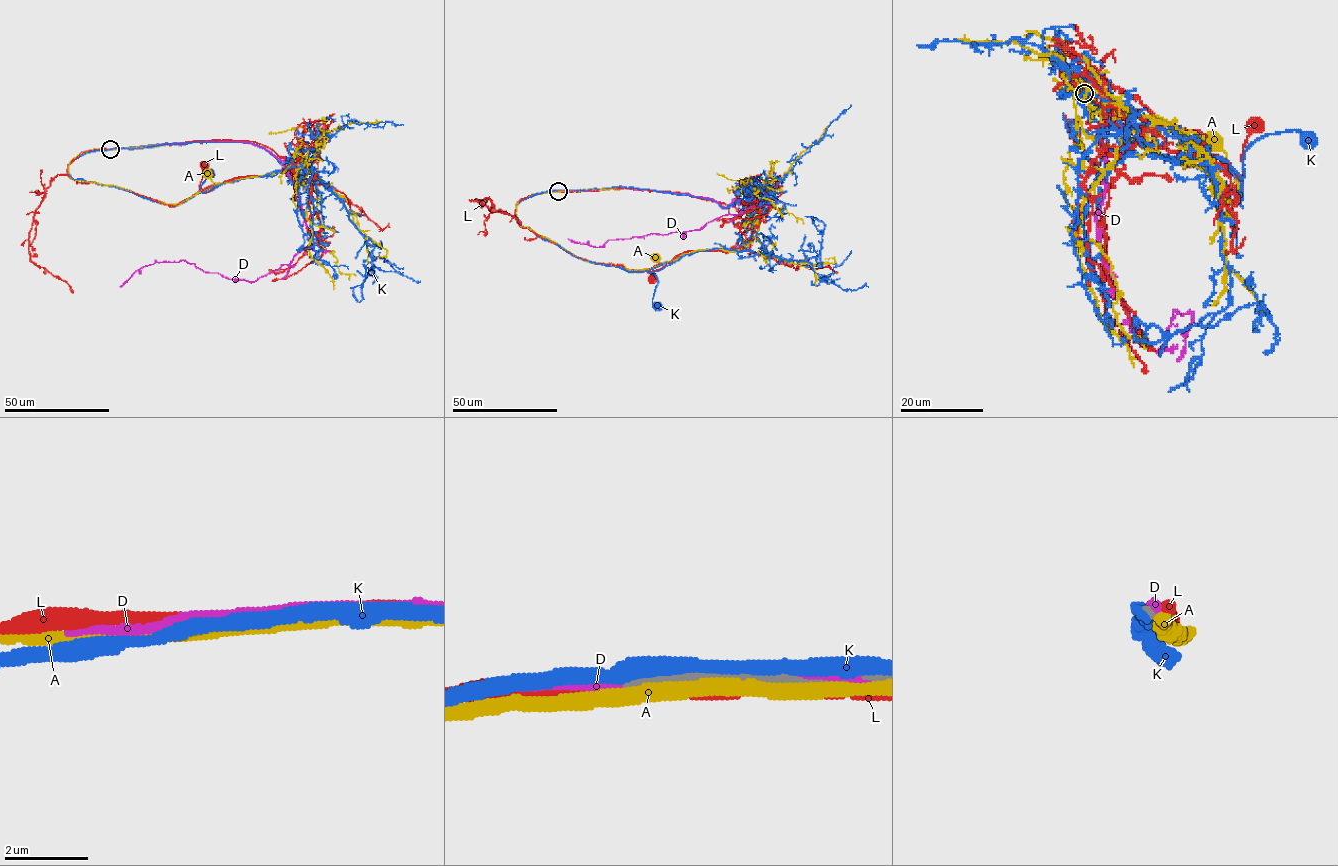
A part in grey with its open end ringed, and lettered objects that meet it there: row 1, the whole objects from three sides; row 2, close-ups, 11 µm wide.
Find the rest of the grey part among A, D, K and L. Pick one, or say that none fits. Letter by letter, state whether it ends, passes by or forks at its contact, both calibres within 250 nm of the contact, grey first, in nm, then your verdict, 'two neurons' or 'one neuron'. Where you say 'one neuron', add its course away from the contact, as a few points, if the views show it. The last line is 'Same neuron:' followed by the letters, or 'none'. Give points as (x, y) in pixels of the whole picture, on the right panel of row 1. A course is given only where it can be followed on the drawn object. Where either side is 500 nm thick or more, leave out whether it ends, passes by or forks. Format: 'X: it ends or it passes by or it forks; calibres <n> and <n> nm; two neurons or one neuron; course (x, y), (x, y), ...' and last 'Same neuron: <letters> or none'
A: it passes by; calibres 240 and 340 nm; two neurons
D: it passes by; calibres 240 and 260 nm; two neurons
K: it passes by; calibres 240 and 340 nm; two neurons
L: it passes by; calibres 240 and 240 nm; two neurons
Same neuron: none

